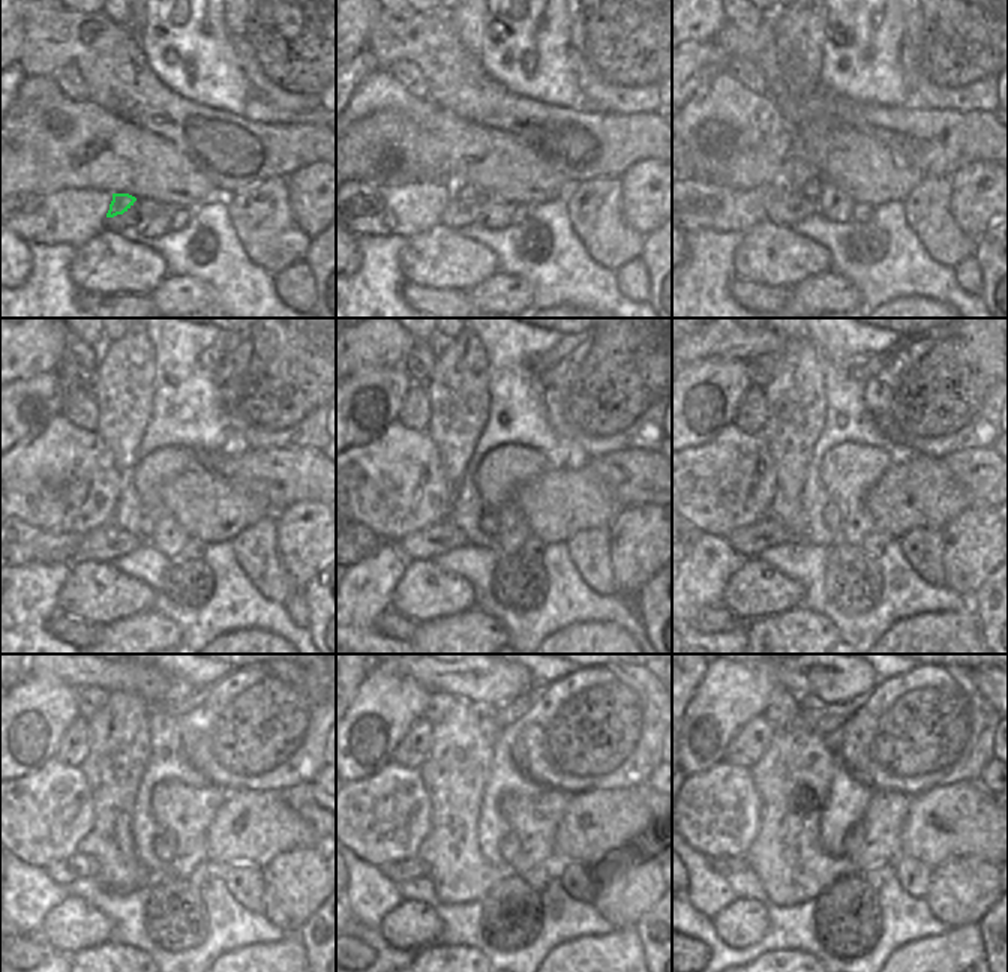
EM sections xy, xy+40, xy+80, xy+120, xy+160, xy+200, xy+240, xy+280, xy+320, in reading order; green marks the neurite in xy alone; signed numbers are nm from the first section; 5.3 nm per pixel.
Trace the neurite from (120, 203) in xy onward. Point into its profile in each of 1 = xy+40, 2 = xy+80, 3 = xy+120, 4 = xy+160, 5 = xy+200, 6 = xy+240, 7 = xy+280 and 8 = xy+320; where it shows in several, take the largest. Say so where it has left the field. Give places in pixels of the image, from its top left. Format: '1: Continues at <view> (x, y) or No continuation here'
1: Continues at xy+40 (459, 191)
2: Continues at xy+80 (812, 189)
3: Continues at xy+120 (146, 525)
4: Continues at xy+160 (489, 522)
5: Continues at xy+200 (831, 515)
6: Continues at xy+240 (165, 843)
7: Continues at xy+280 (509, 846)
8: Continues at xy+320 (854, 839).

